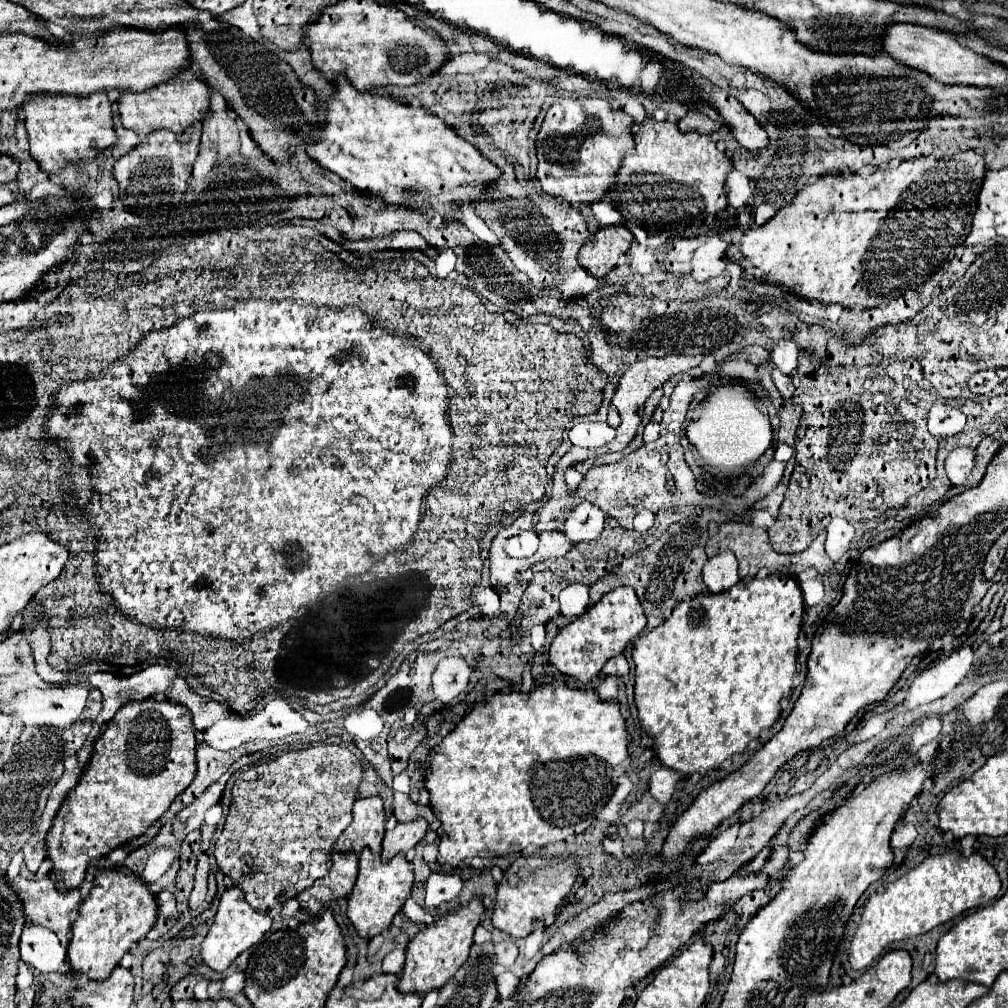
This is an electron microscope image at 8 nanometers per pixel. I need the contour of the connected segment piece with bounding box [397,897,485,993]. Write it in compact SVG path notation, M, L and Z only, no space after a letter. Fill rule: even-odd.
M475 897L457 913L443 915L435 923L421 929L407 945L405 969L399 977L397 989L401 993L427 993L431 989L441 989L455 975L461 963L465 963L465 959L469 957L469 947L473 945L473 931L481 923L483 911L483 901Z

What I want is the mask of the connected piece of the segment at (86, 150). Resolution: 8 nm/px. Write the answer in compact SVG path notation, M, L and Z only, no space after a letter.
M105 91L87 95L87 99L75 99L75 95L31 95L27 103L23 103L23 113L31 155L47 173L57 173L67 161L93 159L101 149L117 143L111 101Z

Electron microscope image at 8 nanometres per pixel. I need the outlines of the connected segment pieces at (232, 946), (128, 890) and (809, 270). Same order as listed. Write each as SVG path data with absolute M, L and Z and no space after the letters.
M231 887L223 893L223 897L219 901L215 921L201 945L201 957L213 971L225 971L243 951L257 945L269 929L271 929L271 917L267 913L253 909L245 901L245 895L243 895L243 891L239 891L239 887Z
M101 869L95 875L89 897L79 907L77 921L71 927L67 949L71 969L89 975L89 979L107 979L129 947L151 931L157 921L157 911L157 897L141 877L121 869Z
M957 151L957 153L945 153L943 157L927 155L927 157L907 159L895 169L877 169L869 177L861 177L859 173L851 173L851 175L827 173L827 175L821 175L815 183L805 185L795 195L795 199L787 207L779 209L777 215L773 219L769 219L765 225L745 231L739 243L729 245L727 257L737 261L743 267L745 275L753 275L757 279L765 279L767 283L775 283L775 285L779 285L779 283L787 285L787 287L797 285L799 295L803 299L819 299L823 303L841 303L847 309L853 309L853 307L877 307L885 299L893 301L893 299L905 295L907 291L917 289L919 285L929 281L935 273L939 273L943 269L943 265L949 263L955 257L955 249L965 243L965 239L967 239L967 235L971 231L973 215L977 211L977 197L979 197L981 185L983 185L985 171L987 171L987 167L985 167L985 161L983 161L983 157L979 153L975 153L975 151Z

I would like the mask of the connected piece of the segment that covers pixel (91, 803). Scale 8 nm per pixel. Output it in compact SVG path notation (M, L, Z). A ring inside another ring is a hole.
M127 701L109 721L105 733L95 741L79 783L69 791L63 807L57 811L47 833L47 857L53 861L51 877L63 891L77 889L85 877L87 865L95 855L107 855L115 847L143 835L173 803L173 799L195 779L195 727L191 711L171 701Z

